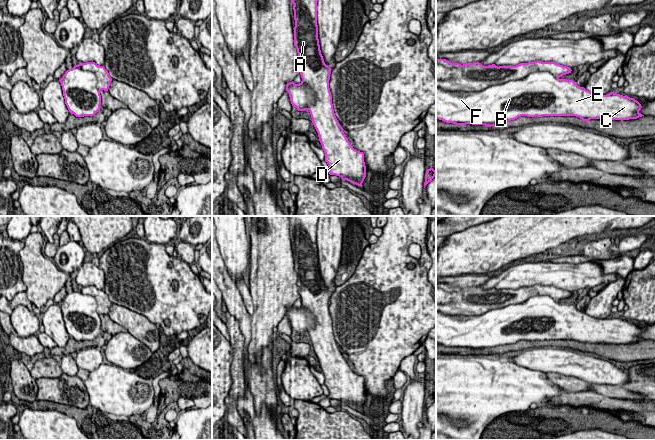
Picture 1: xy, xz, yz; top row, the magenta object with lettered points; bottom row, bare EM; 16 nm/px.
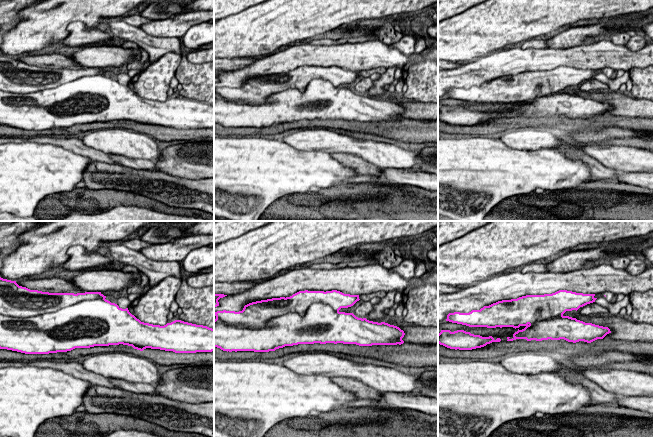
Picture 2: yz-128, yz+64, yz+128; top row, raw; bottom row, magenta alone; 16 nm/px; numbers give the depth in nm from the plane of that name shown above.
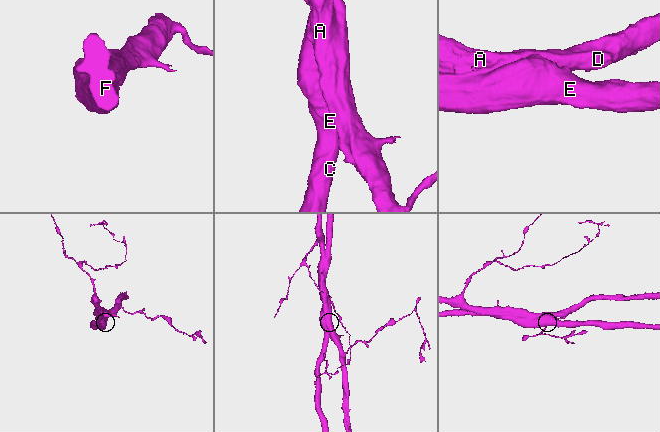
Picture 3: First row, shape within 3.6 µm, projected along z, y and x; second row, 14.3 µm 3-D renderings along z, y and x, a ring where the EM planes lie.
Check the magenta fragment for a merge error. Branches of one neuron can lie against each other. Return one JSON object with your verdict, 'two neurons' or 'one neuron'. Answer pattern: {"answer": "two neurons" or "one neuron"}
{"answer": "two neurons"}

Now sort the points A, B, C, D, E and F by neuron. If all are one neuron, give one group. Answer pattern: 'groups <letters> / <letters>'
groups A D / B C E F

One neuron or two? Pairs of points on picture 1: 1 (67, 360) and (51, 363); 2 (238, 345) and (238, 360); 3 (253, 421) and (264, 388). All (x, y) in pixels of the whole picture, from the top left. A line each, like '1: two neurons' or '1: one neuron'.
1: two neurons
2: one neuron
3: two neurons

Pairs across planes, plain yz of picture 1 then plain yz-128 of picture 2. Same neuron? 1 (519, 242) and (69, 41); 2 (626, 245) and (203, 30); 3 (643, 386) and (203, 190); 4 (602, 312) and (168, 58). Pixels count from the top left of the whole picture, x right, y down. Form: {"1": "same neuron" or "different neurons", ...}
{"1": "different neurons", "2": "different neurons", "3": "different neurons", "4": "same neuron"}

